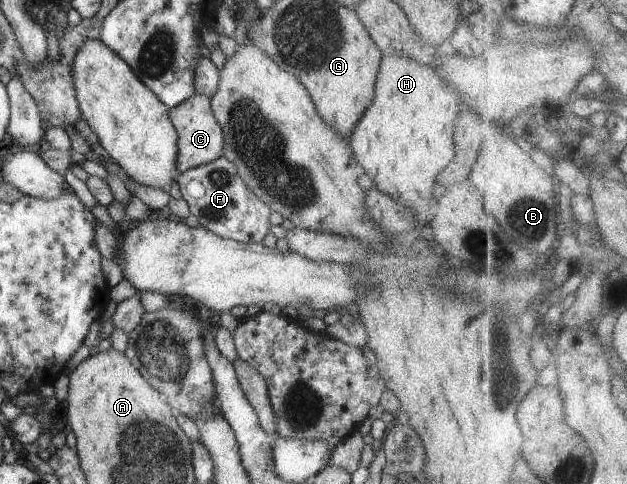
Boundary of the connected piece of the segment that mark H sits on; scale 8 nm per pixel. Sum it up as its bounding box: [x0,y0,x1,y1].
[350,56,458,231]

